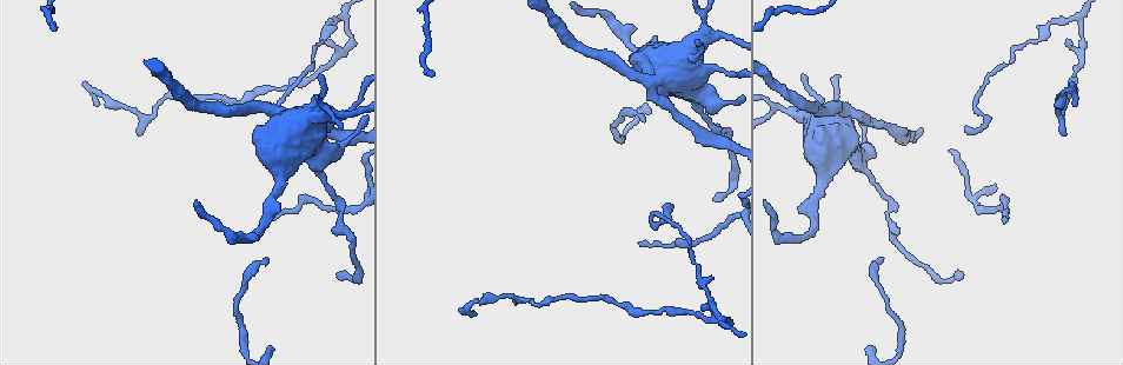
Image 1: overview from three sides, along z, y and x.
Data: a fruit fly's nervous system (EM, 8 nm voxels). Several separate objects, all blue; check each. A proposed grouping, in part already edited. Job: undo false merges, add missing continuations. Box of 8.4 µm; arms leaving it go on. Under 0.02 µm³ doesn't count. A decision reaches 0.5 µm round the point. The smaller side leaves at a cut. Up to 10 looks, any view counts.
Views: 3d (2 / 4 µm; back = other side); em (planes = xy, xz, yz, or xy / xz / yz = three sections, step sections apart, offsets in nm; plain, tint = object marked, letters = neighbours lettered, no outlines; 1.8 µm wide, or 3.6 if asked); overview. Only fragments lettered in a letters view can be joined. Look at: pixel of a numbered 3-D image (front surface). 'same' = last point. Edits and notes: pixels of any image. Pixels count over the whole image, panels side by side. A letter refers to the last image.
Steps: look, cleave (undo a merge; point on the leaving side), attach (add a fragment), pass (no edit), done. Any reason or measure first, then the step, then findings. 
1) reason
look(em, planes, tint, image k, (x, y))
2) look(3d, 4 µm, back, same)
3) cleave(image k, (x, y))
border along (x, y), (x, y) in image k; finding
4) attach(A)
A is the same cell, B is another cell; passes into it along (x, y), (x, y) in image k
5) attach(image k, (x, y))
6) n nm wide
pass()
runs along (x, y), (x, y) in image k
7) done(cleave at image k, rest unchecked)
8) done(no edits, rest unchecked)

sudden change in width
look(3d, 4 µm, image 1, (855, 114))

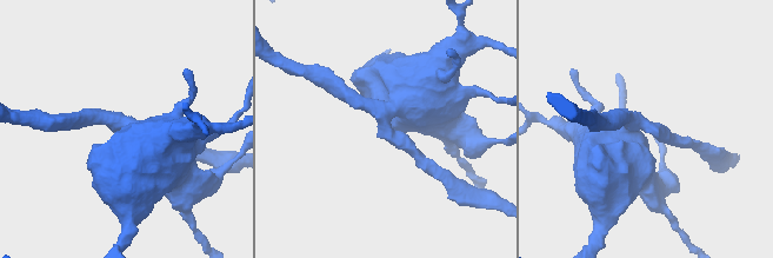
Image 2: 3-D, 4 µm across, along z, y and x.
look(em, 3.6 µm, planes, plain, image 2, (386, 126))

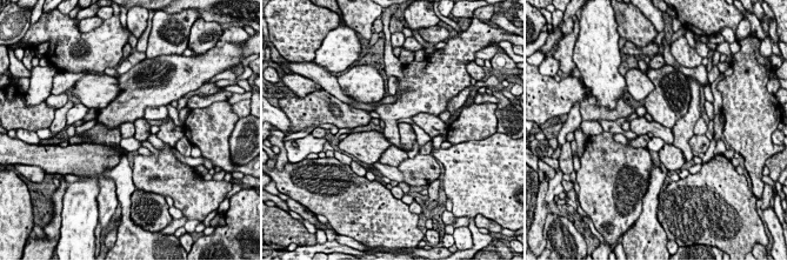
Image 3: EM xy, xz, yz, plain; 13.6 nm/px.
look(em, 3.6 µm, planes, letters, same)

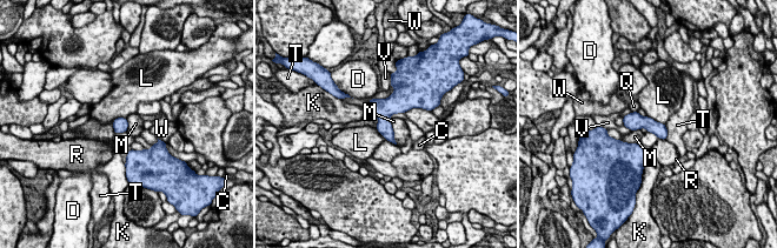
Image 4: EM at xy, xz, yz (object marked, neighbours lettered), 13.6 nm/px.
190 nm wide
pass()
C, D, K, L, M, Q, R, T, V and W are other cells; border along (646, 115), (664, 125) in image 4; one neuron here

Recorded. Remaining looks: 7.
tapers out
look(em, planes, letters, image 1, (340, 278))

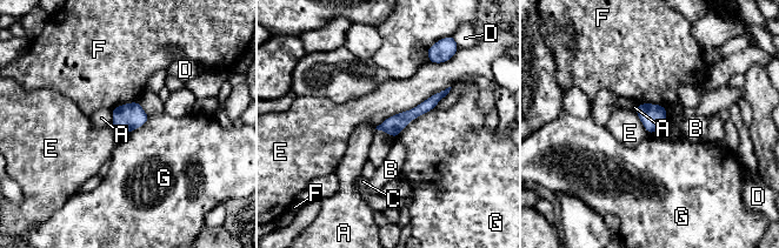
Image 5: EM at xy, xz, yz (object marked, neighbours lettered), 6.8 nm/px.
pass()
A, B, C, D, E, F and G are other cells; border along (451, 86), (390, 115), (375, 128) in image 5; no lettered fragment goes on from it

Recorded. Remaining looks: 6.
tapers out
look(3d, 4 µm, image 1, (965, 127))

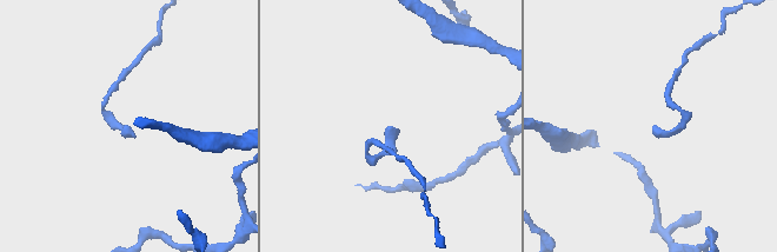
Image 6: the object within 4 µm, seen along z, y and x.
look(em, 3.6 µm, planes, letters, image 6, (655, 127))

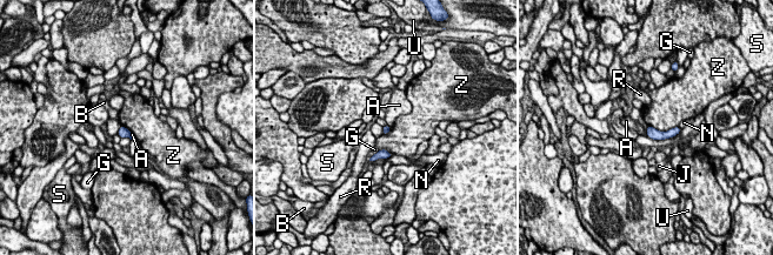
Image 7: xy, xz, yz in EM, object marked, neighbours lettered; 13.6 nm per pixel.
pass()
A, B, G, J, N, R, S, U and Z are other cells; border along (648, 125), (660, 131), (677, 127) in image 7; no lettered fragment goes on from it

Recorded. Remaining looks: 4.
thin end
look(3d, 4 µm, image 1, (474, 313))

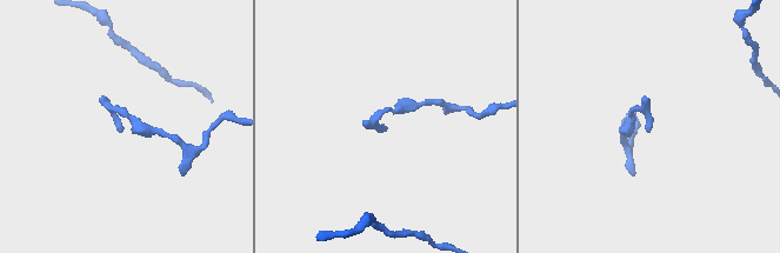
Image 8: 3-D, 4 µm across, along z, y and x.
need the tissue
look(em, xy, step 16, tint, image 8, (647, 132))

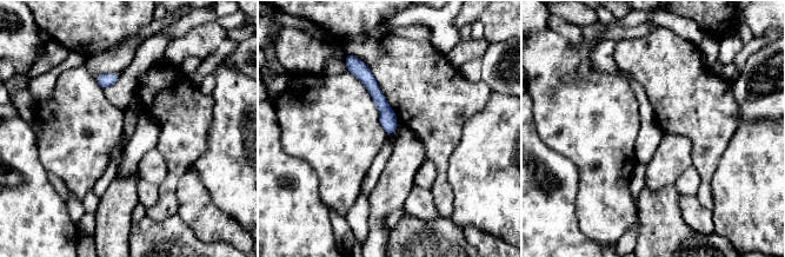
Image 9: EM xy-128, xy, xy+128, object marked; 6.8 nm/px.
another direction
look(em, planes, letters, same)

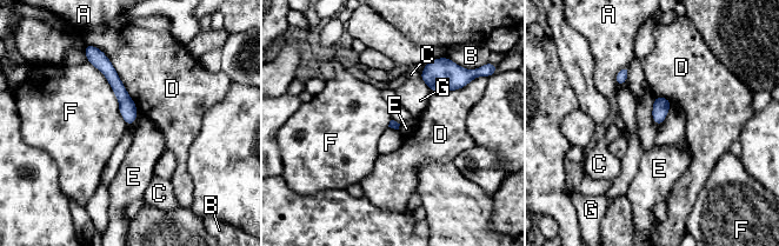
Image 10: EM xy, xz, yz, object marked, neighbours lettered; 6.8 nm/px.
F touches over 500 nm
pass()
A, B, C, D, E, F and G are other cells; runs along (102, 58), (125, 100), (130, 121) in image 10; no lettered fragment goes on from it

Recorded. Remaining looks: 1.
done(no edits, rest unchecked)

